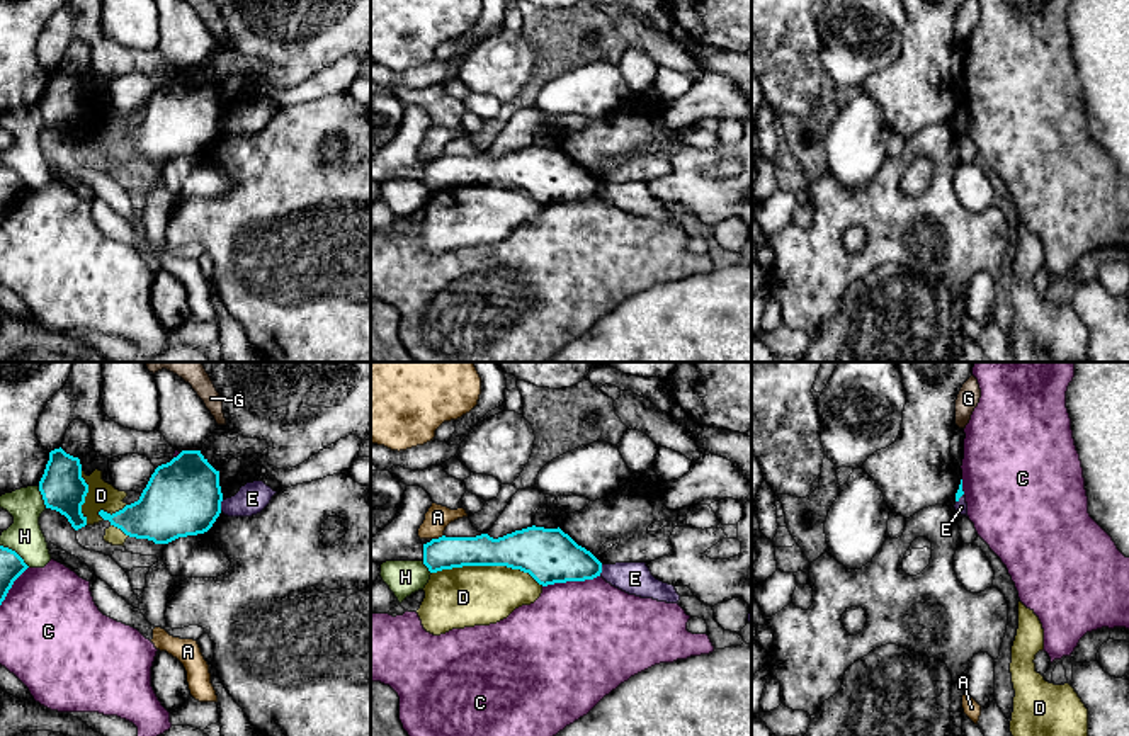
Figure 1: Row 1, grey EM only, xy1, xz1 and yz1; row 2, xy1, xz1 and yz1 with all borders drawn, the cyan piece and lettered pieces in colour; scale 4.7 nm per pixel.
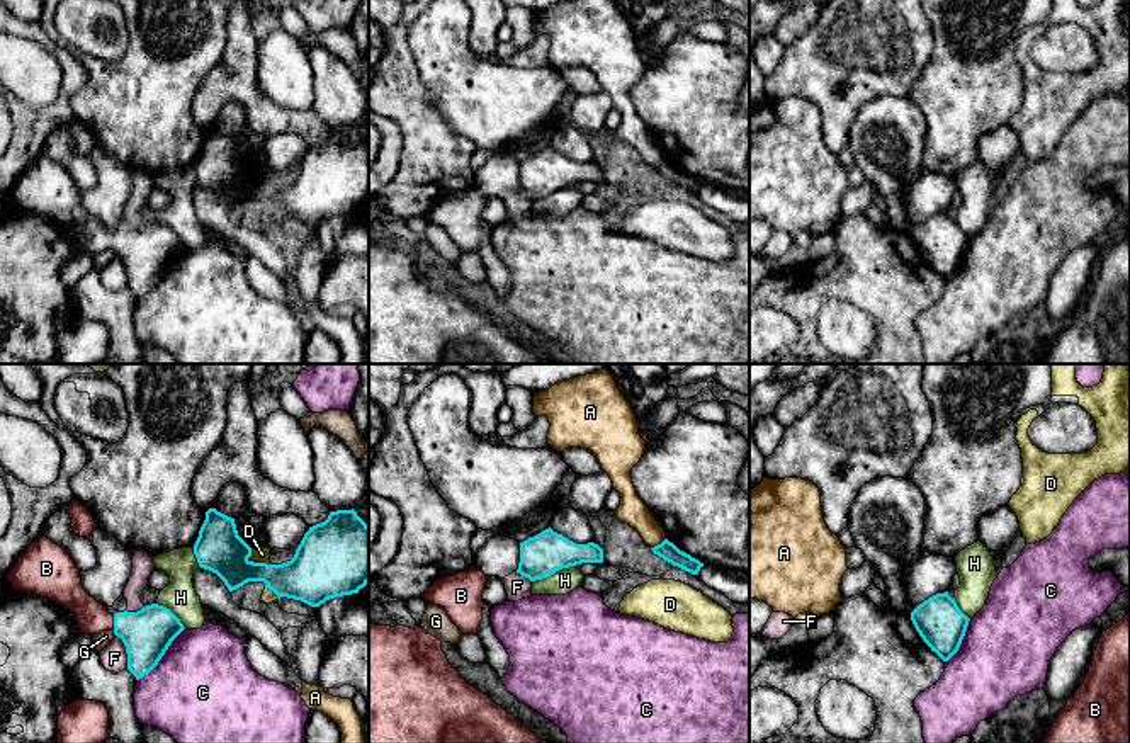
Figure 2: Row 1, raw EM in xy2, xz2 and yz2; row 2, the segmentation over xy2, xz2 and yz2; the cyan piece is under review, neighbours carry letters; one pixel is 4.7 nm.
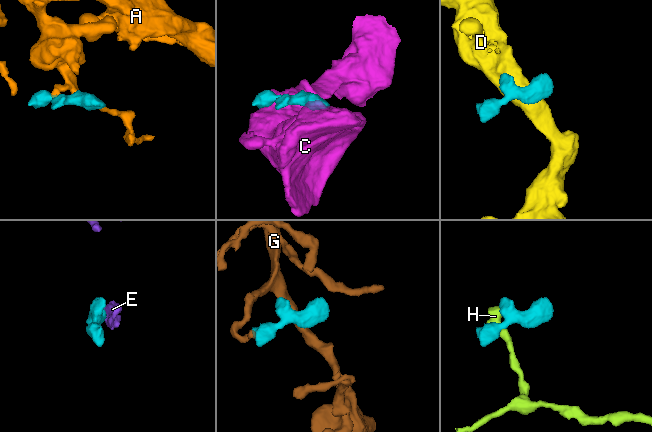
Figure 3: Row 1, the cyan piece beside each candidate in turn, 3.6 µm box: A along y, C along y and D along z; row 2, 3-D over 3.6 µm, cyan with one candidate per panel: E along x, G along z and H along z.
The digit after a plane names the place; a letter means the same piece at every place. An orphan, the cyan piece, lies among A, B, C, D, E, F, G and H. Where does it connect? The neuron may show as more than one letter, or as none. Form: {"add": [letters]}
{"add": ["B"]}

